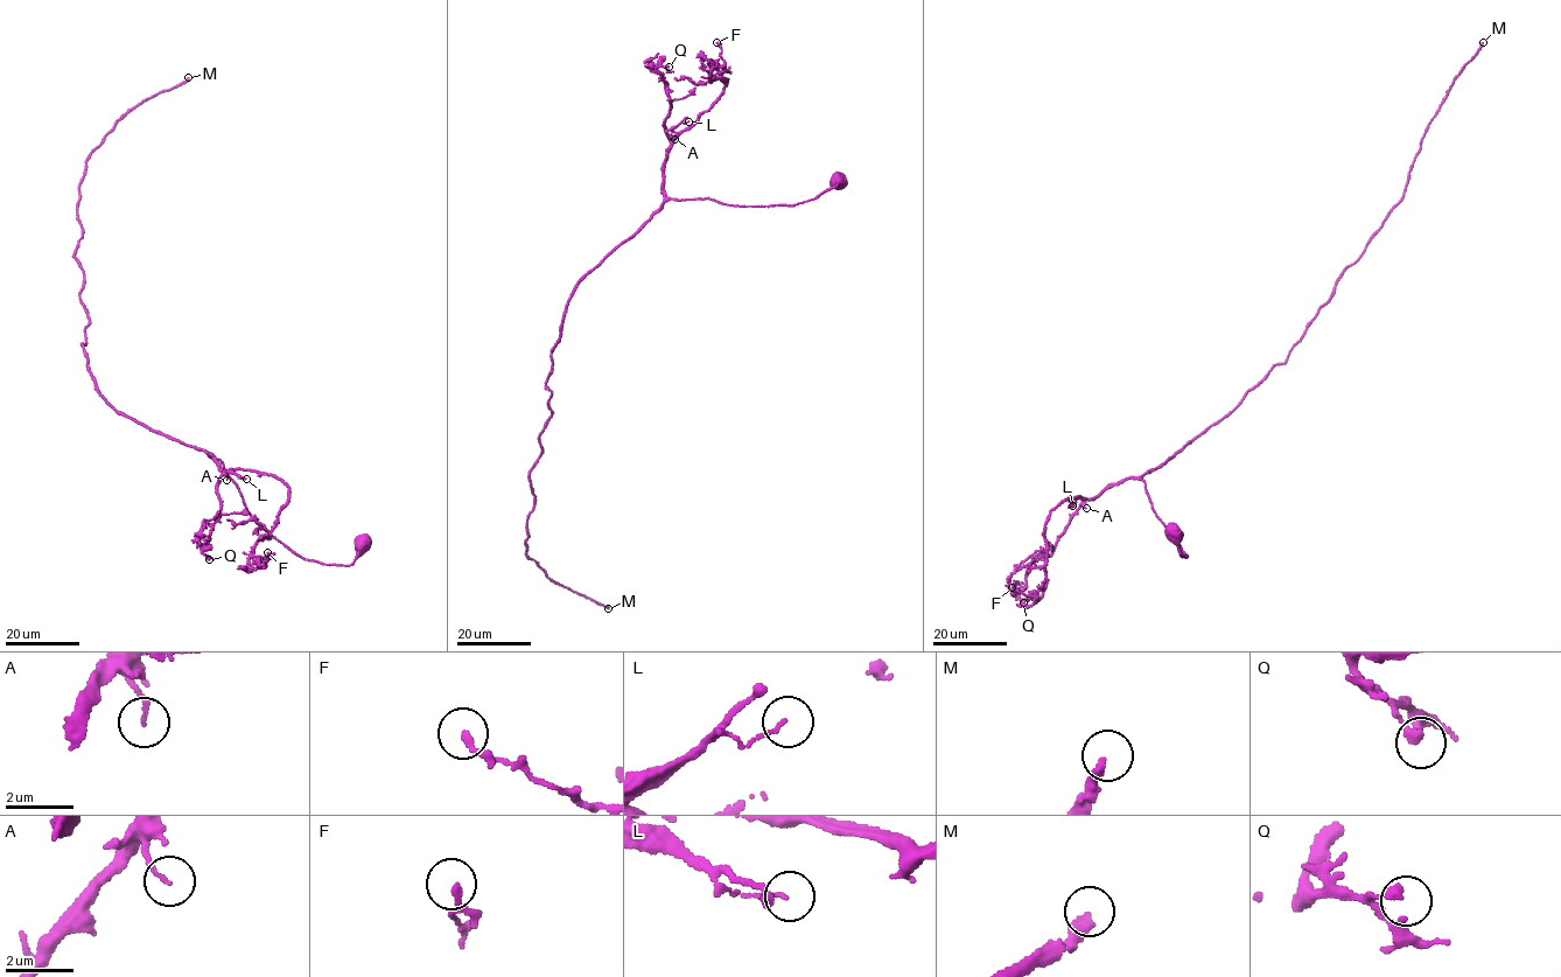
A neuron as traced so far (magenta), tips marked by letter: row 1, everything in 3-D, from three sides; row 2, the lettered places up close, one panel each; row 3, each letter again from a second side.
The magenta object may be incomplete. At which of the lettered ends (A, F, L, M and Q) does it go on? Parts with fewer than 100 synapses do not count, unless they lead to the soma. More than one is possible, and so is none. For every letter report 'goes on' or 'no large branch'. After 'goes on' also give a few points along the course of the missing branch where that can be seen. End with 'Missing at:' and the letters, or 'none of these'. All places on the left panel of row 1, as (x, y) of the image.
A: no large branch
F: no large branch
L: no large branch
M: goes on
Q: no large branch
Missing at: M

